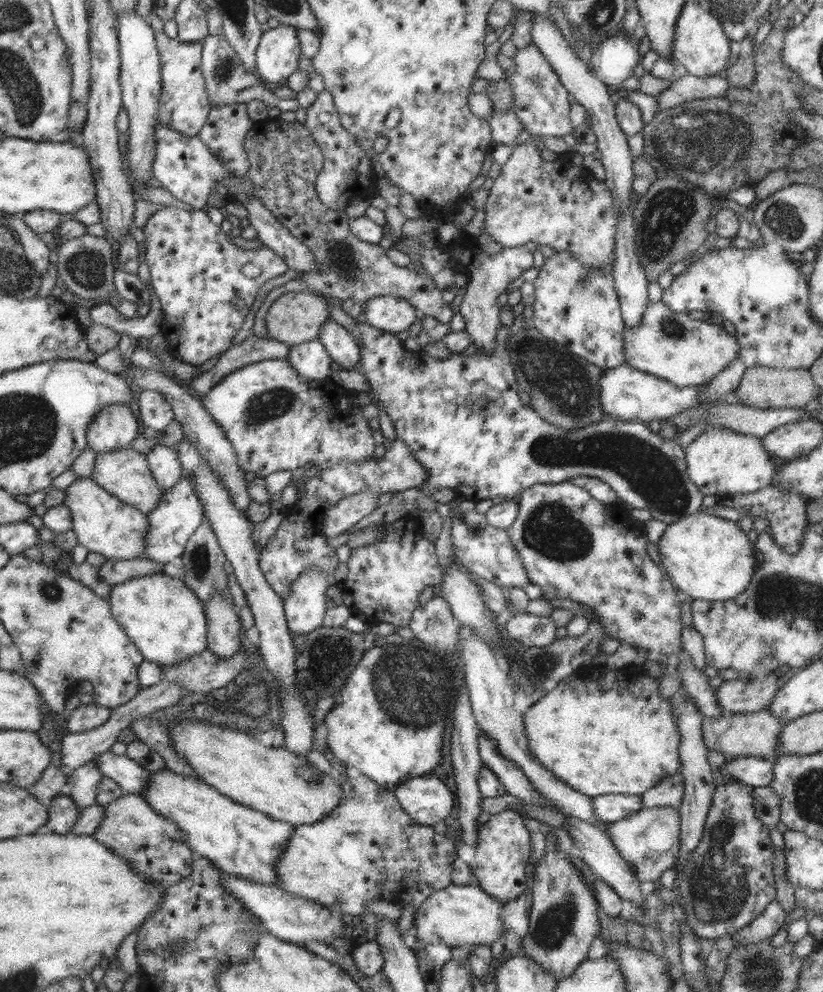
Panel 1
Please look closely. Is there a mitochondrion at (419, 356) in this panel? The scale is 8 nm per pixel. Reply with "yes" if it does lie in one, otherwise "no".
no

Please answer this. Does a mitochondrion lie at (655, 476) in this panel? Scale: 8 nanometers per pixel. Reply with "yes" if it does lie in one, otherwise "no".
yes

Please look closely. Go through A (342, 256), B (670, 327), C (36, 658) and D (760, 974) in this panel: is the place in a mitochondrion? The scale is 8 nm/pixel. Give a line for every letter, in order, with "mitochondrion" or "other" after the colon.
A: mitochondrion
B: mitochondrion
C: mitochondrion
D: mitochondrion

